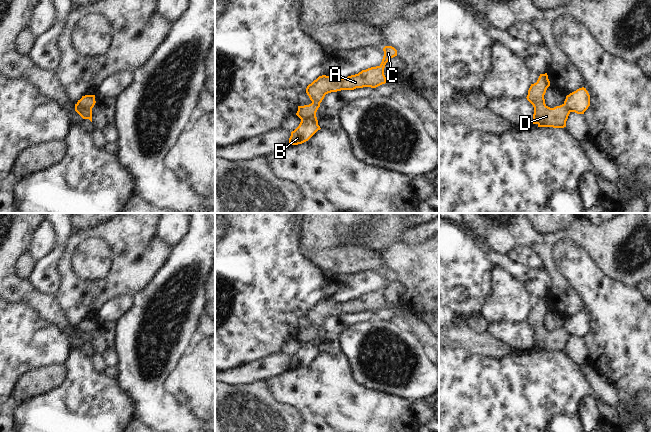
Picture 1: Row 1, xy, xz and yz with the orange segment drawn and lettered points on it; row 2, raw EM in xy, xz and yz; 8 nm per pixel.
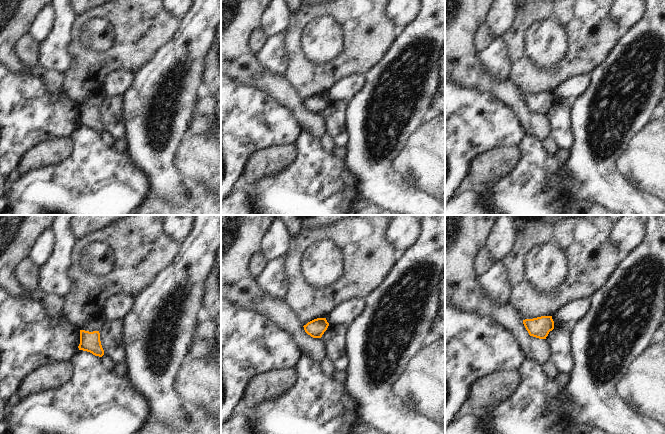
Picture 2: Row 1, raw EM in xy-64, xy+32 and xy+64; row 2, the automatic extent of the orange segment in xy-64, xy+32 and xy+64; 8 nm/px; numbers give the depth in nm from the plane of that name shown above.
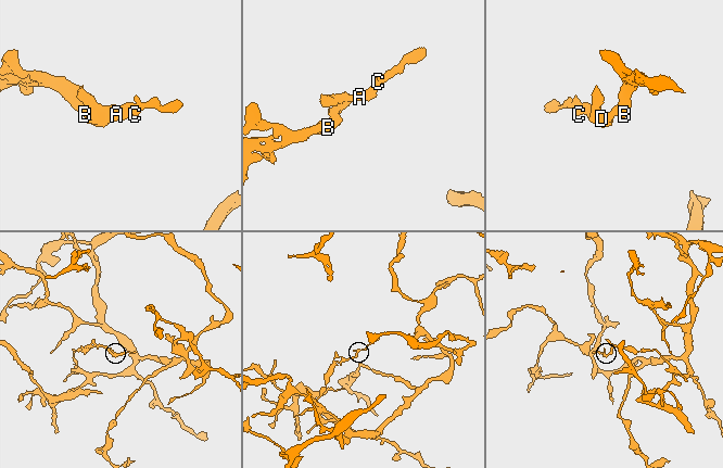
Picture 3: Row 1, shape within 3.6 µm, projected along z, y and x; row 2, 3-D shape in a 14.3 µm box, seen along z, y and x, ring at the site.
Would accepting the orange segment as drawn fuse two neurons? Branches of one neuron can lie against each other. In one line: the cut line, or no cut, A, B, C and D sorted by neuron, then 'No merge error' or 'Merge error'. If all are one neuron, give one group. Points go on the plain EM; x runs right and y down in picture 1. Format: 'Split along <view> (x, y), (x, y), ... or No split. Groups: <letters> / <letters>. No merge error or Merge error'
Split along xy (77, 327), (91, 333). Groups: A C D / B. Merge error

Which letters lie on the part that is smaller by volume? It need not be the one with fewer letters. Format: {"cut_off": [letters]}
{"cut_off": ["A", "C", "D"]}

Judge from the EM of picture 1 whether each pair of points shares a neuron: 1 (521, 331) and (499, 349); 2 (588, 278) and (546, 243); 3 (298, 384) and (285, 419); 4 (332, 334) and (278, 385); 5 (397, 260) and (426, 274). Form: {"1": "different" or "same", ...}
{"1": "different", "2": "different", "3": "different", "4": "different", "5": "same"}

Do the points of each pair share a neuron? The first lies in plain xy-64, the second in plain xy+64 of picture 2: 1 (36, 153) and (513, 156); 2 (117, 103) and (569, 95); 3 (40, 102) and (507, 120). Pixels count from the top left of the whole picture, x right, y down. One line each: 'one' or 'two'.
1: one
2: two
3: one

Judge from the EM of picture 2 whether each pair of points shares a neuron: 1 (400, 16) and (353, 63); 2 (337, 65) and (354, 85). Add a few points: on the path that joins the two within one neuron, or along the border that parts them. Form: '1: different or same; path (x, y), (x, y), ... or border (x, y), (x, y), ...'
1: different; border (385, 10), (390, 20), (399, 29)
2: different; border (363, 74), (343, 76), (328, 90)

